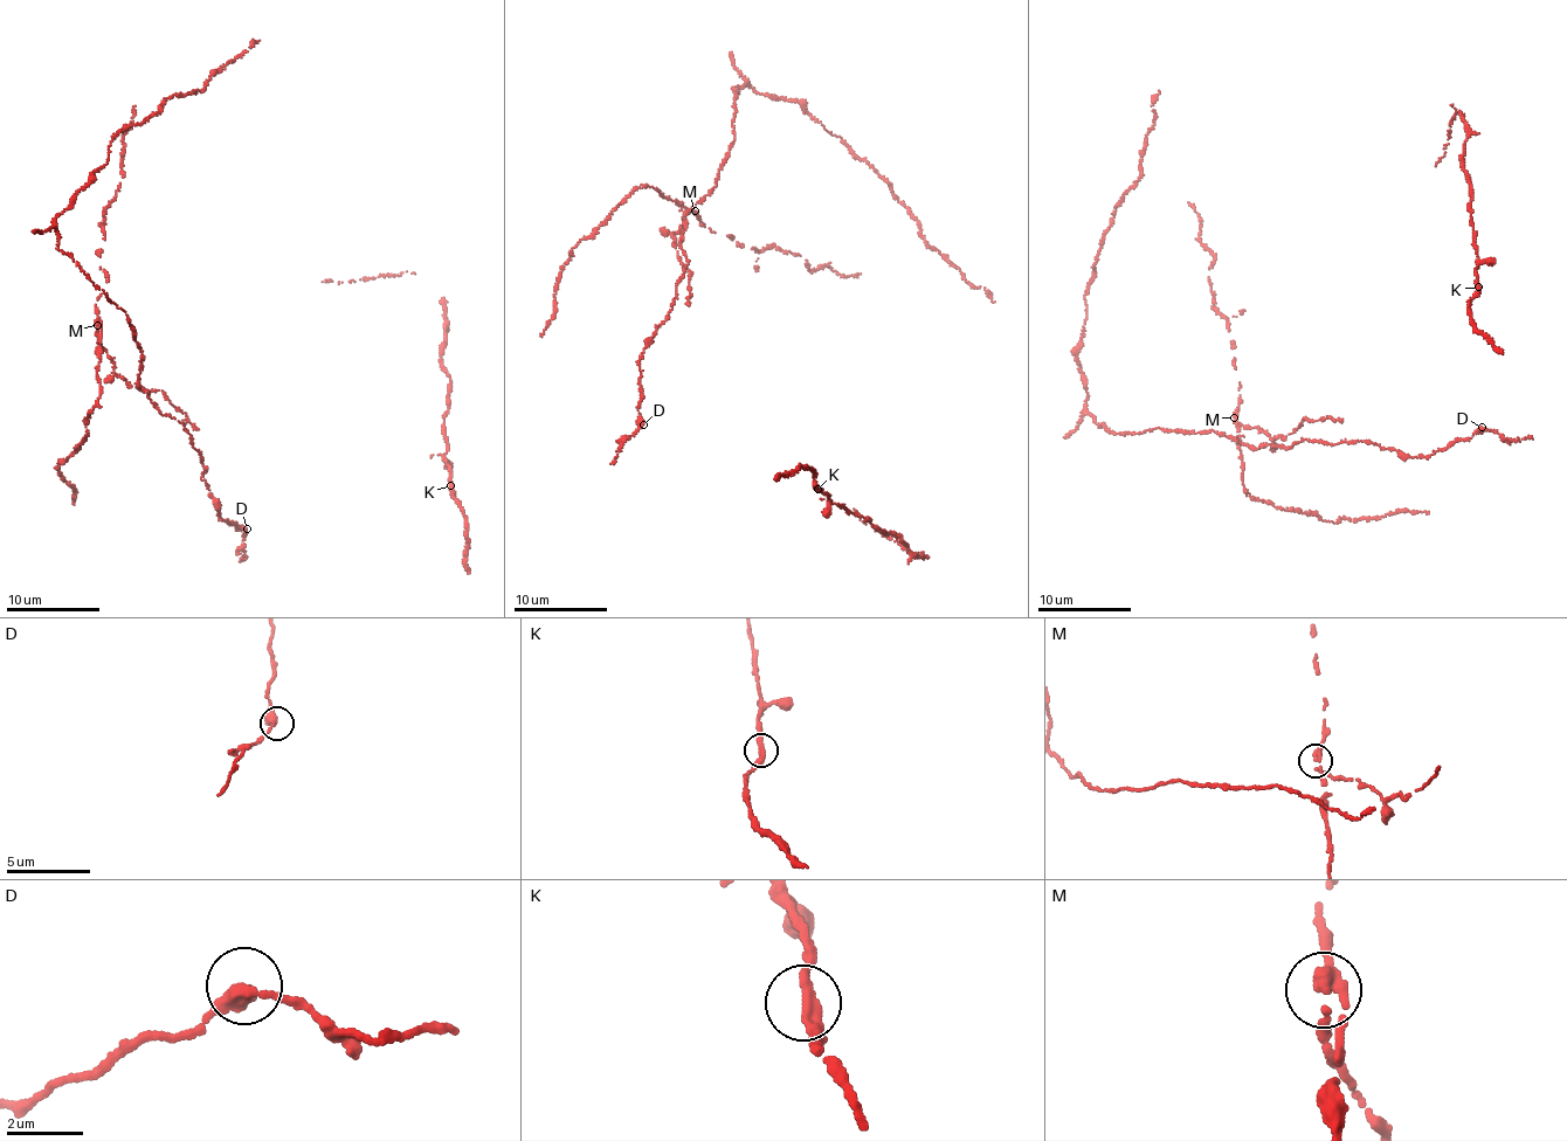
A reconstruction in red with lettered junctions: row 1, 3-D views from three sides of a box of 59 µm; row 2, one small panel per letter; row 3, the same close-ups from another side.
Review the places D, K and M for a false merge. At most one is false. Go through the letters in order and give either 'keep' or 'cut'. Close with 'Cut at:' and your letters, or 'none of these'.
D: keep
K: keep
M: cut
Cut at: M

